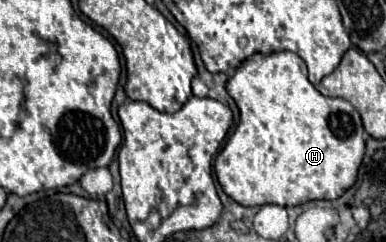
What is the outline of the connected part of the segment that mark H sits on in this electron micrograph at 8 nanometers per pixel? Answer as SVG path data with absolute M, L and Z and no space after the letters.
M280 51L280 53L270 53L270 55L254 55L254 57L246 59L236 69L236 73L230 77L226 89L240 109L240 123L238 123L234 135L226 141L226 145L218 153L214 169L216 169L216 177L218 177L224 193L228 197L232 197L236 203L240 203L244 207L262 207L266 203L274 203L274 205L280 205L280 207L294 207L294 205L302 205L306 201L318 201L318 199L330 199L332 201L332 199L342 197L356 183L358 167L362 165L362 157L364 157L364 127L362 127L360 115L354 109L354 105L348 103L346 99L332 99L332 97L324 97L322 93L318 93L316 87L308 81L304 61L296 53Z

